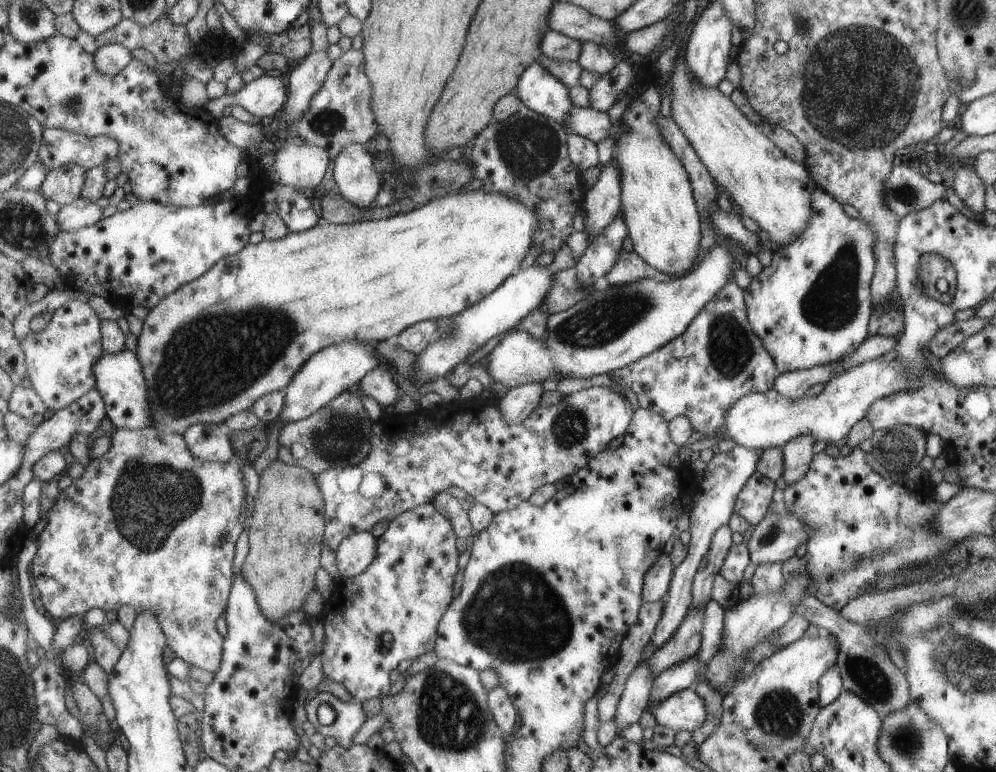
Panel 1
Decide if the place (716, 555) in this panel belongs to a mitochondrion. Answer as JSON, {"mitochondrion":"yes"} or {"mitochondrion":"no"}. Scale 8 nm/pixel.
{"mitochondrion":"no"}

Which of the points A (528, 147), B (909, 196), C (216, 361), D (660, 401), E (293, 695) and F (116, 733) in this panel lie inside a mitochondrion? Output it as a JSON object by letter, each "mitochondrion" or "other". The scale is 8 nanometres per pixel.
{"A":"mitochondrion","B":"mitochondrion","C":"mitochondrion","D":"other","E":"other","F":"other"}

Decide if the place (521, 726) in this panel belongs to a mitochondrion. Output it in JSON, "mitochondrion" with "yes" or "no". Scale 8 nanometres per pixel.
{"mitochondrion":"no"}

